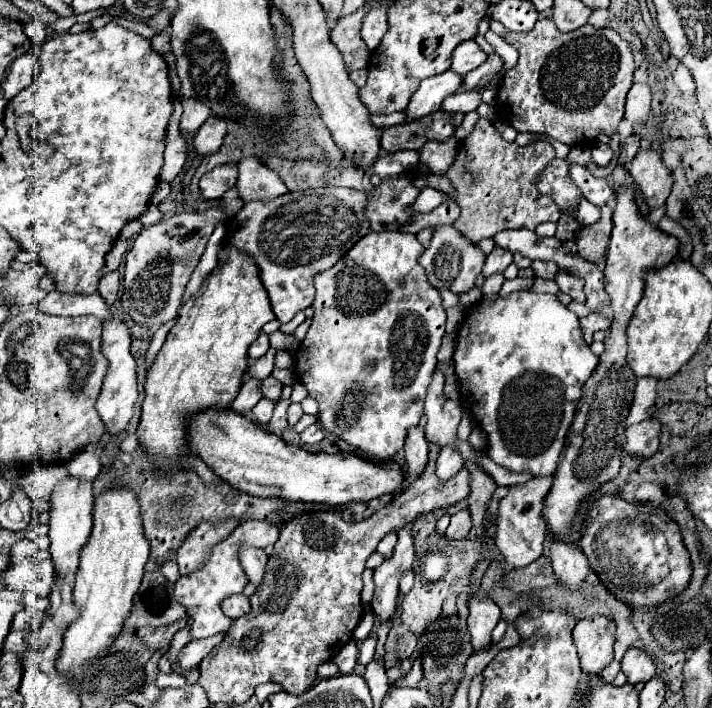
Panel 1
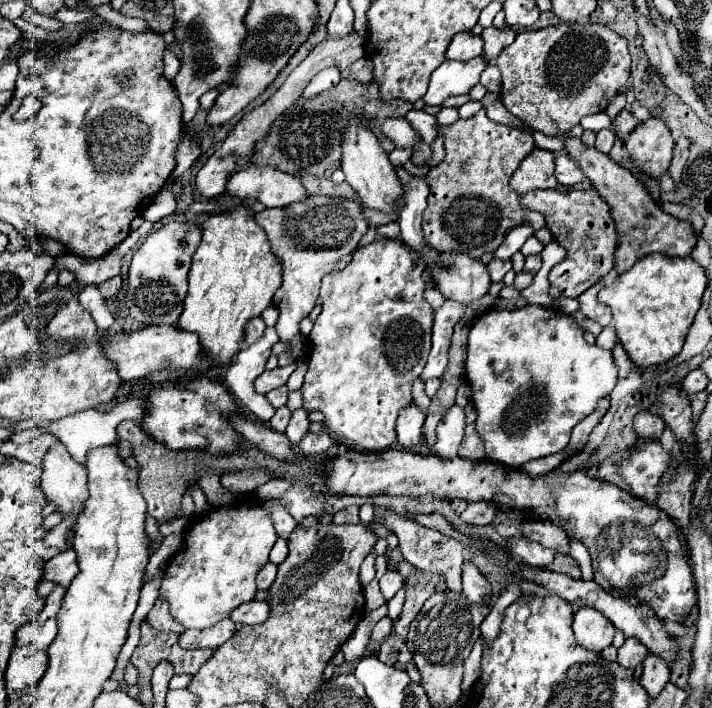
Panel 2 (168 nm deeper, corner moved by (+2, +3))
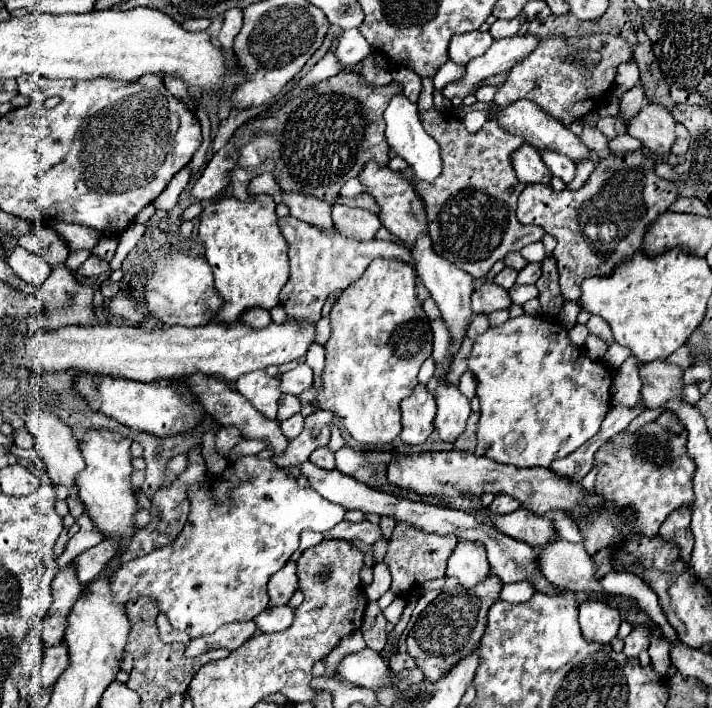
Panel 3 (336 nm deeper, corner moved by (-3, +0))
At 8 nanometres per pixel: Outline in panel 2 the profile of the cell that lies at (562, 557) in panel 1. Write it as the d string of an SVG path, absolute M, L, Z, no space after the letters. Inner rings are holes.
M531 520L523 524L523 534L539 544L543 544L545 548L553 548L555 552L561 554L569 554L569 536L563 532L563 528L553 526L549 522L543 520Z

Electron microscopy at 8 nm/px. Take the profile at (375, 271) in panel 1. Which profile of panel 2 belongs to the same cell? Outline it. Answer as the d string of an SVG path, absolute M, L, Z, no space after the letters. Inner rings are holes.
M383 238L383 240L375 240L367 246L361 246L355 250L353 260L339 272L329 272L323 276L323 284L321 284L321 300L323 300L323 310L319 314L319 318L313 324L313 330L309 334L309 356L307 356L307 374L305 374L305 382L301 386L303 392L303 408L305 410L319 410L323 412L325 420L323 424L333 430L335 434L351 440L361 452L383 452L387 450L395 440L395 420L399 416L399 412L403 408L407 408L407 404L411 406L413 396L411 396L411 388L413 382L421 376L429 350L431 350L431 328L433 328L433 308L431 304L425 300L423 292L425 292L425 280L423 280L423 270L425 270L425 262L419 256L419 252L415 252L413 248L409 248L405 242L401 240L393 240L393 238Z

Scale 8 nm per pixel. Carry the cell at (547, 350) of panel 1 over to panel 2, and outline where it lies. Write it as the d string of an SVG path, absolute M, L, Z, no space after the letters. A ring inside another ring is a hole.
M529 304L517 310L493 308L475 318L469 330L465 360L465 376L471 386L477 412L475 426L485 442L487 460L507 468L519 468L529 460L561 452L571 438L573 426L587 418L595 410L599 398L609 394L617 382L617 368L613 364L611 350L587 344L583 330L573 316L539 304Z

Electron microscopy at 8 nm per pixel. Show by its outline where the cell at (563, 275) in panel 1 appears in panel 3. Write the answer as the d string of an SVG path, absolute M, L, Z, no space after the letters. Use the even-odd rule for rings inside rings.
M642 151L612 153L596 163L596 169L578 191L570 191L570 189L554 191L548 185L528 183L526 189L520 193L518 209L516 209L520 223L540 225L546 233L550 233L558 241L554 255L556 255L558 271L560 271L560 287L566 299L570 301L580 299L580 283L584 279L592 275L610 275L616 265L620 265L624 259L640 251L644 235L648 233L650 225L658 219L658 215L666 213L668 207L678 199L676 185L660 179L654 173L654 165L656 161Z

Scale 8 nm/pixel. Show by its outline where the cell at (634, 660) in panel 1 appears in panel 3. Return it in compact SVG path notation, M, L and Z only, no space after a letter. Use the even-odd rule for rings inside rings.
M634 625L630 635L624 639L624 653L628 657L636 657L640 651L646 651L650 645L650 631L642 625Z

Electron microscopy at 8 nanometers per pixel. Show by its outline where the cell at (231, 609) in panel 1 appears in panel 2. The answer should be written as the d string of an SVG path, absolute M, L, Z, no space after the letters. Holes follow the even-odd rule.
M251 600L251 602L245 602L241 606L237 606L233 612L231 612L231 620L237 622L237 624L259 624L261 620L267 620L269 616L269 608L267 608L267 602L259 602L259 600Z

